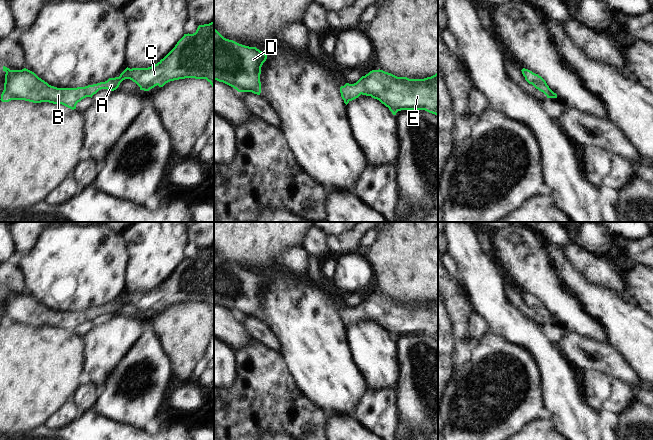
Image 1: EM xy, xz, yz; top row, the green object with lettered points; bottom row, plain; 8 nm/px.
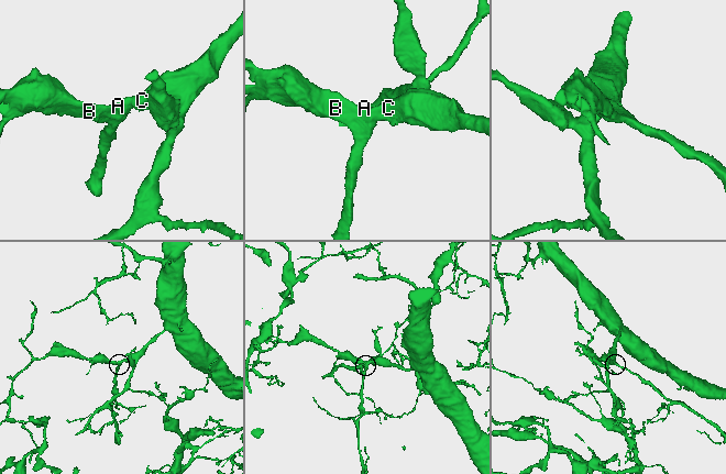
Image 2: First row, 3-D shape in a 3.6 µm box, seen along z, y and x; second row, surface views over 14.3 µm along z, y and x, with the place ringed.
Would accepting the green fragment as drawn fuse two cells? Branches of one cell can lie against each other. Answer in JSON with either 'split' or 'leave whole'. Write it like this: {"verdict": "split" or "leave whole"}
{"verdict": "leave whole"}

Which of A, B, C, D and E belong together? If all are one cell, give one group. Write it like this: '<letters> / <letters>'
A B C D E

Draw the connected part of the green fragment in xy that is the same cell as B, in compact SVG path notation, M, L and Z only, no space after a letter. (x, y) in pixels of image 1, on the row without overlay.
M214 246L199 249L193 258L184 258L157 288L148 292L127 291L119 301L85 311L57 312L26 292L10 294L3 290L3 295L6 298L0 323L2 326L49 326L62 328L72 334L82 323L92 322L101 313L116 314L125 303L132 304L144 315L185 302L206 303L214 313Z

